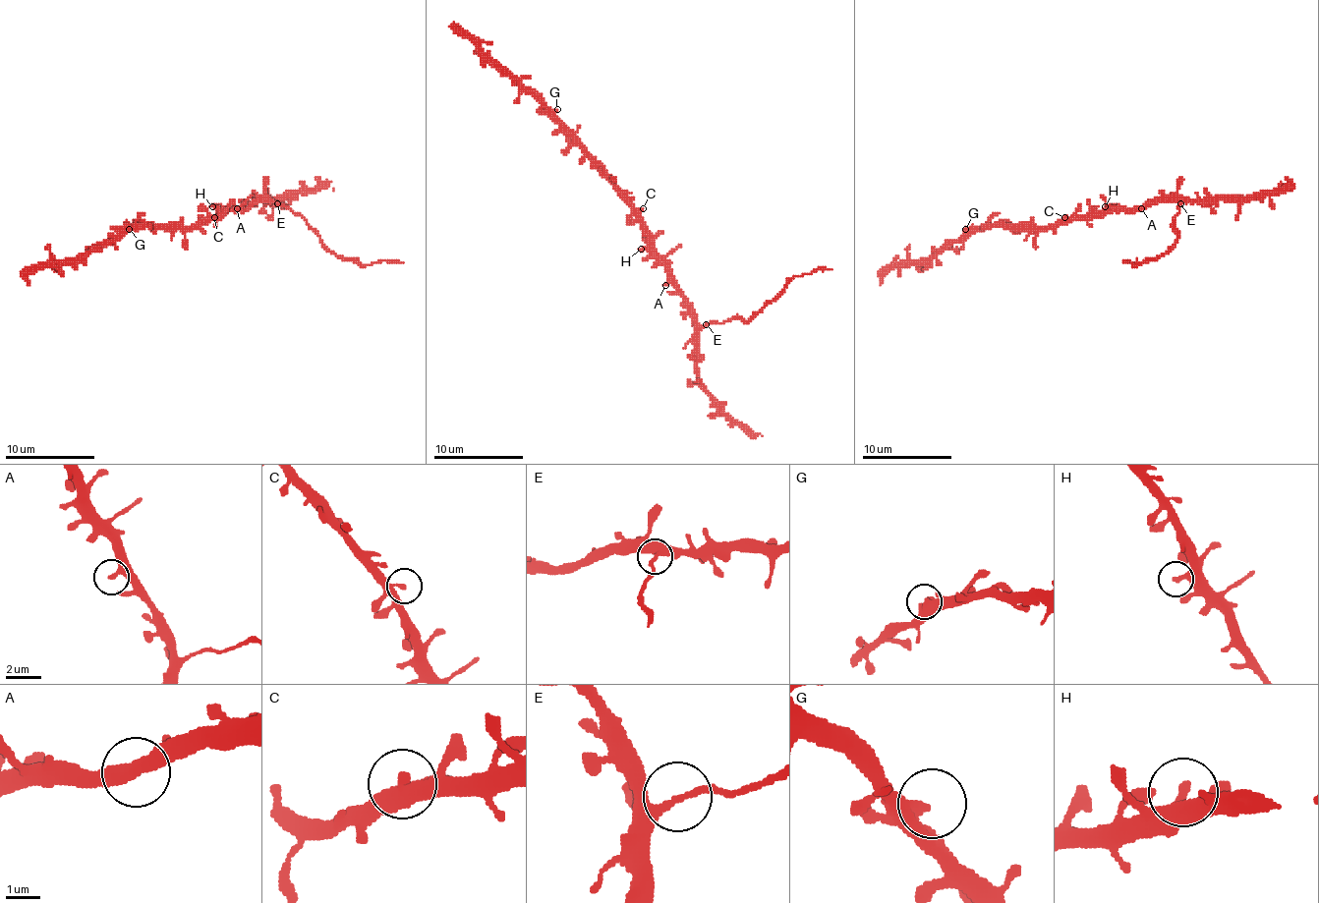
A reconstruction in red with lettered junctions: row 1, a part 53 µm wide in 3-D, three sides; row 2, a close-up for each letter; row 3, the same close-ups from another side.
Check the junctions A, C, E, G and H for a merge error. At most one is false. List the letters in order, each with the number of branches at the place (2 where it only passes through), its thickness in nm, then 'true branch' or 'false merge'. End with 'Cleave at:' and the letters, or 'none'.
A: 2 branches meet; 300 nm thick; true branch
C: 3 branches meet; 180 nm thick; true branch
E: 2 branches meet; 200 nm thick; false merge
G: 2 branches meet; 340 nm thick; true branch
H: 1 branches meet; 280 nm thick; true branch
Cleave at: E

